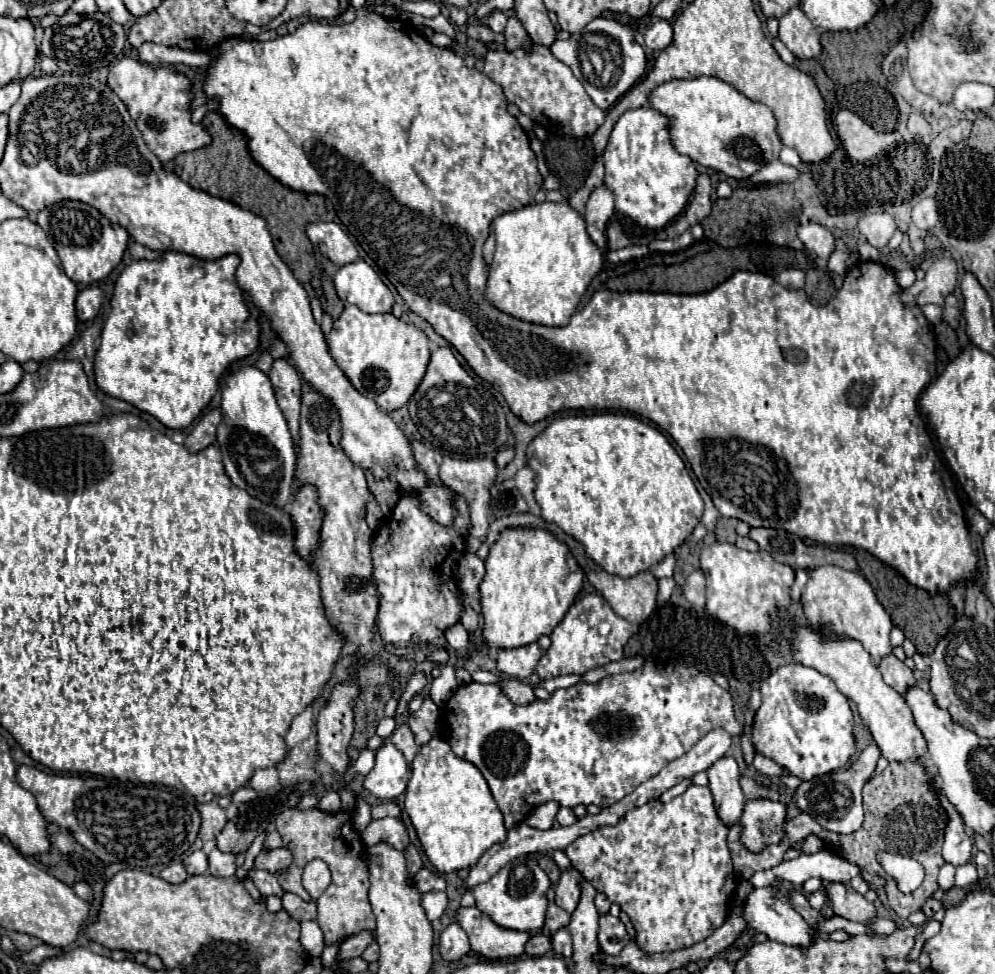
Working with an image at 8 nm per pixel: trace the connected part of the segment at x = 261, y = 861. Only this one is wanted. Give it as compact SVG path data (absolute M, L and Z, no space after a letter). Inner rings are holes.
M287 846L281 848L267 848L255 858L255 868L263 868L271 874L285 872L293 860L293 852Z

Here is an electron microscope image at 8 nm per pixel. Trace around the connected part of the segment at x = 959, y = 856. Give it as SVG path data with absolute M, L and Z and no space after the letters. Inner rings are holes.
M935 790L935 794L939 796L939 804L943 804L943 810L947 812L949 818L945 828L945 840L943 840L943 858L945 862L951 862L955 866L969 862L973 840L965 832L963 818L959 816L959 812L955 812L955 806L947 800L947 796L943 796L941 790Z

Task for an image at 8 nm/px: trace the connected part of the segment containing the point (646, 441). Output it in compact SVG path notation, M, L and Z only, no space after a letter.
M591 414L591 416L561 416L555 418L527 448L527 458L529 458L529 466L535 470L535 500L541 506L541 516L547 522L557 524L565 534L573 536L575 540L579 540L585 546L587 556L591 556L595 560L595 564L599 564L603 570L615 574L615 576L623 576L623 578L631 578L637 572L643 572L655 564L659 564L667 554L673 554L683 542L685 538L693 532L693 528L697 526L701 514L704 512L704 502L701 500L691 476L685 470L683 460L679 458L679 454L675 452L675 448L669 444L669 440L653 426L641 422L635 416L629 414Z

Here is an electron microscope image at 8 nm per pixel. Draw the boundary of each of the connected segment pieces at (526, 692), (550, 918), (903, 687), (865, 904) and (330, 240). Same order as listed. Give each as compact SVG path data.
M501 678L499 688L503 688L503 694L513 702L513 704L529 704L535 700L533 688L517 678Z
M549 902L547 914L545 914L545 926L547 926L551 932L567 926L569 920L571 920L571 916L569 916L565 910L561 910L555 902Z
M889 654L887 658L881 660L879 664L879 672L883 674L883 680L895 688L895 692L899 692L901 696L905 696L907 688L915 686L915 676L913 670L907 668L901 660L897 660L893 654Z
M829 884L825 888L825 894L835 910L837 916L843 916L851 922L861 922L861 924L869 924L875 916L875 904L869 902L863 894L855 892L851 886L847 884Z
M315 222L307 226L307 238L317 246L331 262L345 266L358 259L358 250L349 236L335 222Z

